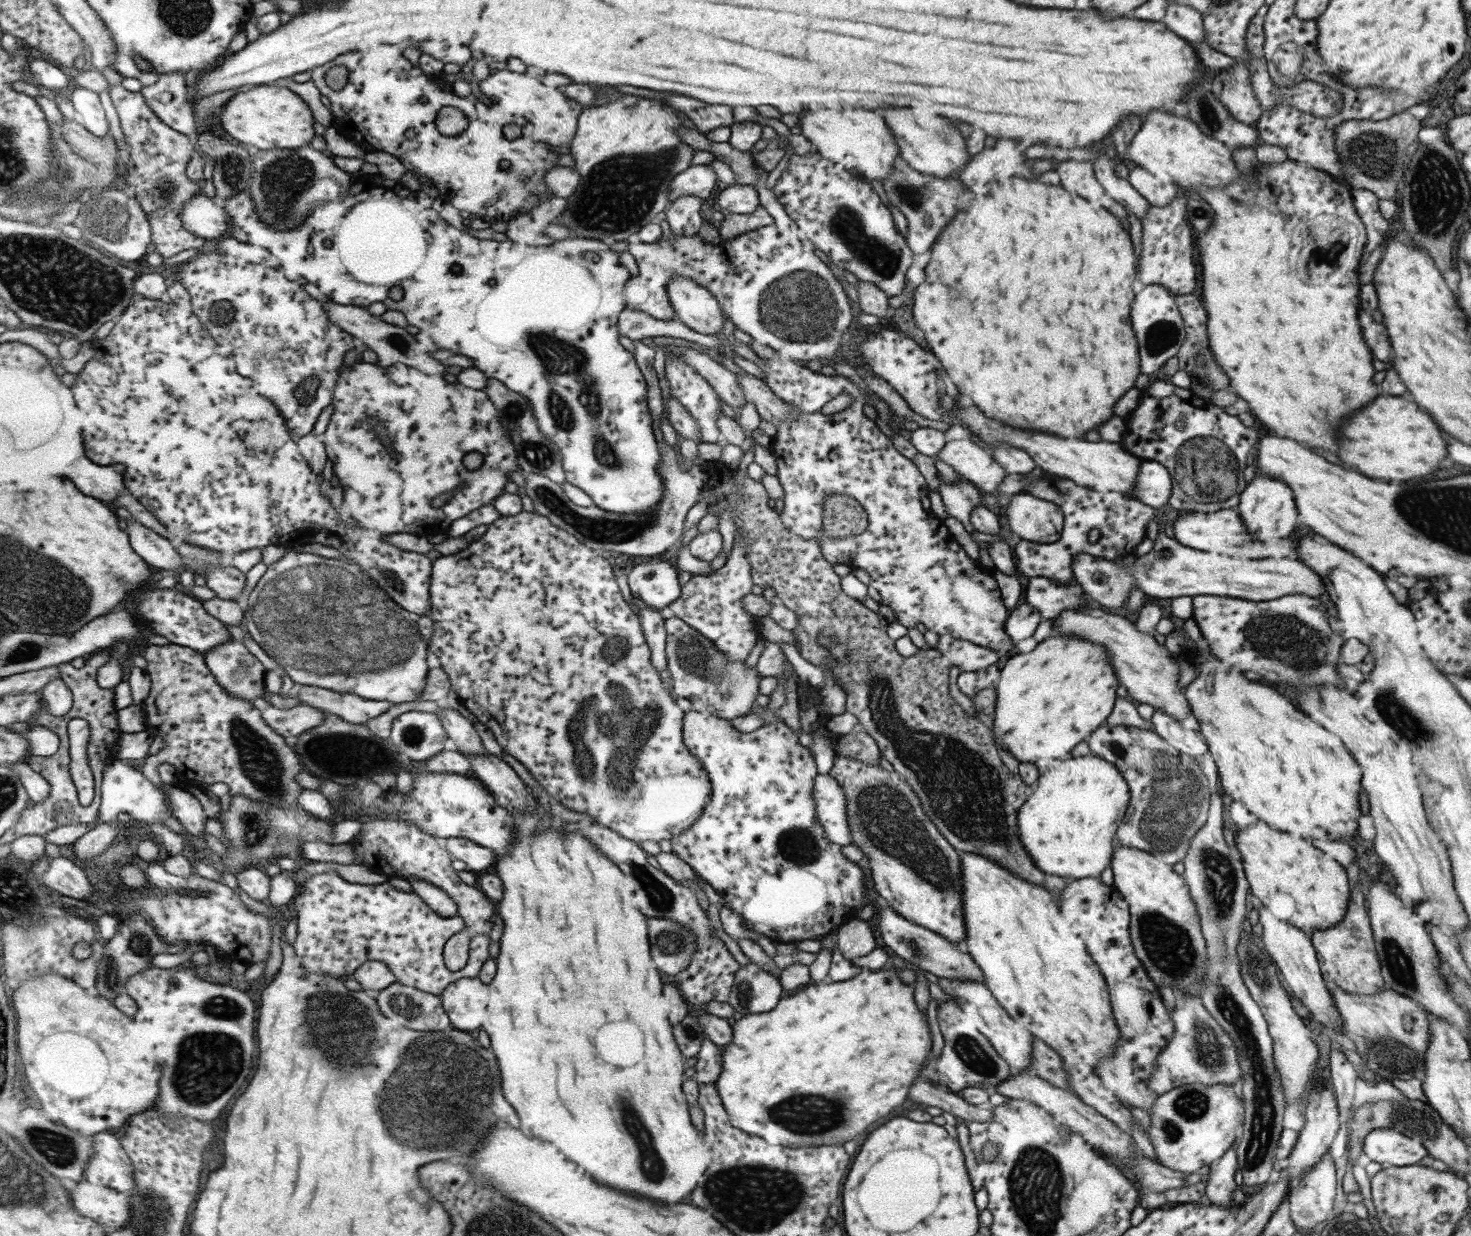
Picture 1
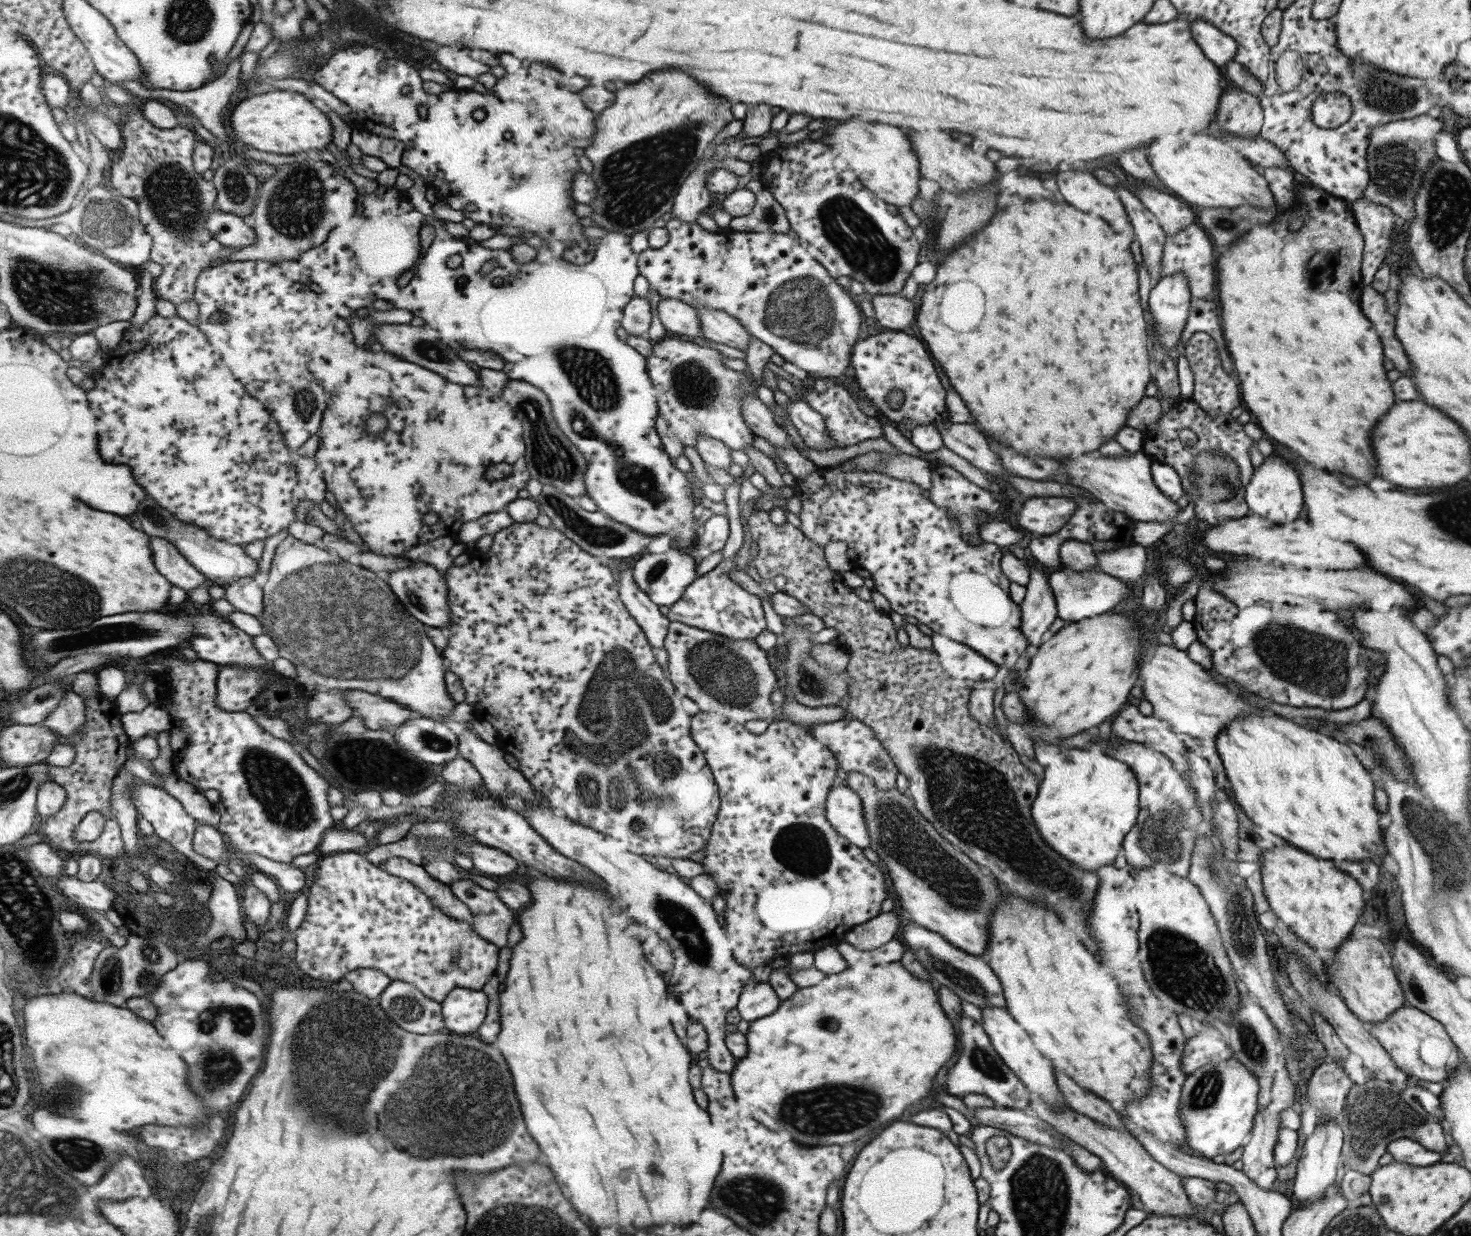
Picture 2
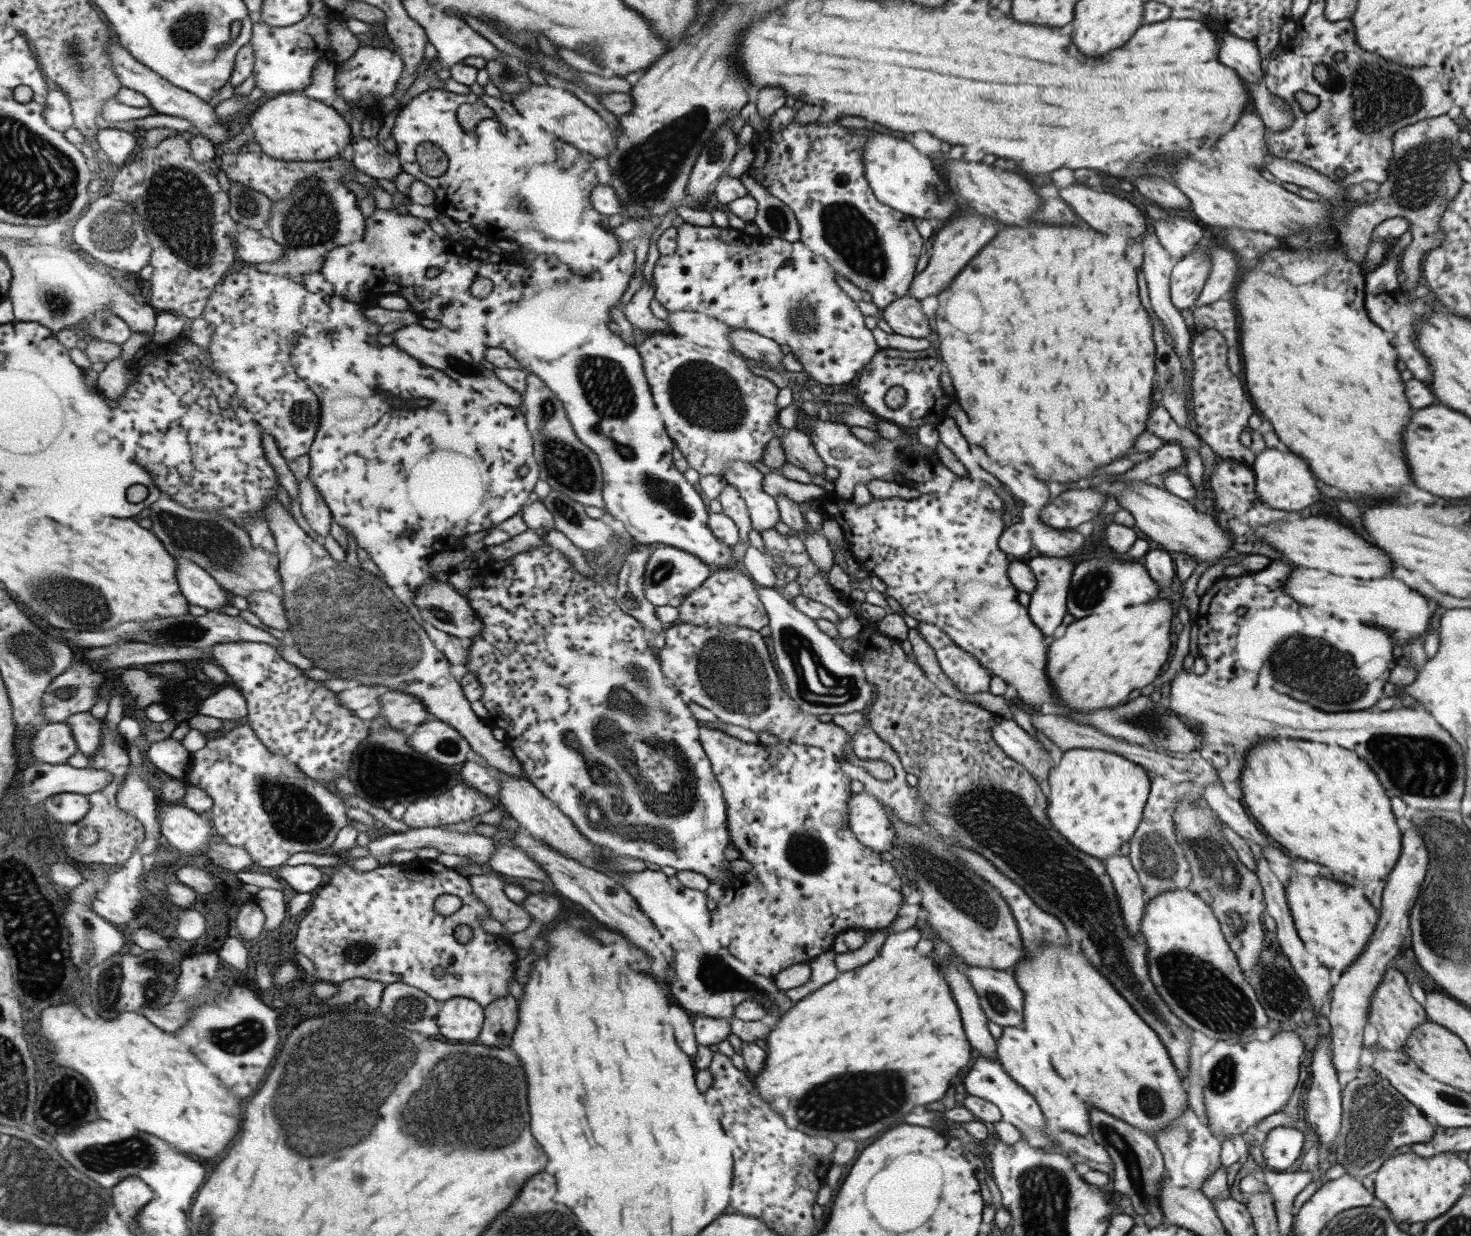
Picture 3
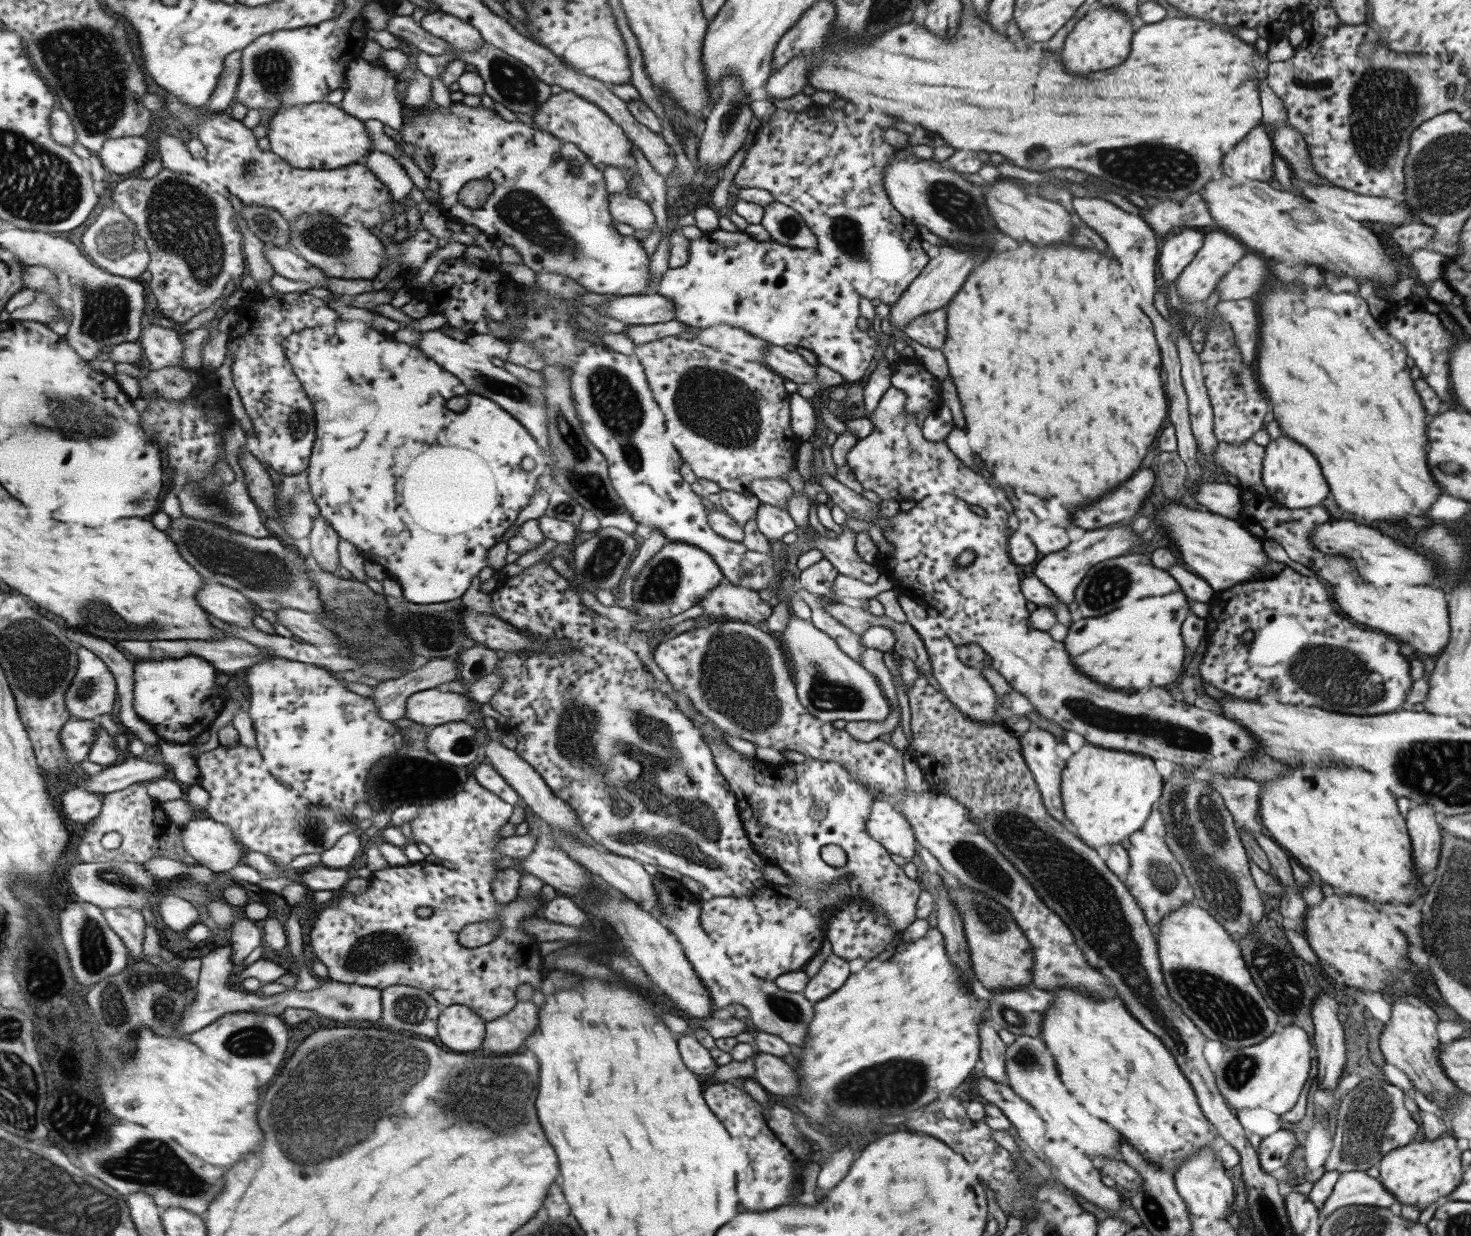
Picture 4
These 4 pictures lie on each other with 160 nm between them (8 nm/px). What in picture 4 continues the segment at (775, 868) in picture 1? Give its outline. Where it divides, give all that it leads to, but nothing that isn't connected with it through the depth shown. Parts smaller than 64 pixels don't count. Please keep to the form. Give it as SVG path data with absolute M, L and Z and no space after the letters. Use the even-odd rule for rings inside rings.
M707 741L706 745L712 753L712 759L716 764L716 769L724 776L724 779L729 785L729 790L736 796L737 810L740 813L742 827L744 828L746 836L749 838L749 845L753 847L753 850L759 854L759 856L762 856L762 858L767 860L769 865L777 866L777 868L780 868L787 876L789 876L789 878L791 878L790 884L781 885L770 883L768 885L770 891L761 892L757 895L738 896L736 899L728 896L716 896L701 903L699 917L701 928L709 935L709 938L715 944L723 948L727 953L727 956L737 966L746 969L757 978L768 981L773 981L777 976L785 974L786 972L803 970L805 964L809 962L809 959L820 949L820 945L824 940L824 935L826 935L825 932L827 931L827 921L830 917L830 912L833 912L834 908L838 908L840 904L844 904L846 900L852 900L854 896L860 896L862 900L868 900L870 904L874 904L874 906L880 908L880 912L888 918L888 922L890 922L892 928L896 928L897 931L902 931L916 919L915 903L918 899L918 894L924 887L924 884L918 880L911 881L909 878L905 877L903 869L900 866L895 865L895 863L889 859L889 853L875 840L872 840L871 836L865 832L865 823L869 816L869 805L876 796L868 787L853 780L848 776L848 772L840 764L834 763L833 761L818 761L817 759L806 757L806 759L801 763L787 762L771 766L758 761L755 756L746 756L745 754L741 754L731 747L724 745L723 743L718 743L717 741ZM825 844L835 844L835 846L839 846L839 848L843 850L846 856L846 861L843 866L827 866L827 864L819 858L821 846L825 846Z

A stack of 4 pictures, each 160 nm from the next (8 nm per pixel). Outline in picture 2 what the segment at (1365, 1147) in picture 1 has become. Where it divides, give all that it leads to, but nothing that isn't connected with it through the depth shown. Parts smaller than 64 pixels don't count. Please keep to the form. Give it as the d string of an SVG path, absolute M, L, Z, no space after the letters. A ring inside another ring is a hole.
M1400 1138L1387 1143L1386 1152L1391 1154L1395 1162L1404 1162L1411 1166L1427 1166L1439 1162L1439 1158L1447 1153L1449 1149L1441 1152L1431 1152L1425 1150L1423 1146L1414 1140Z

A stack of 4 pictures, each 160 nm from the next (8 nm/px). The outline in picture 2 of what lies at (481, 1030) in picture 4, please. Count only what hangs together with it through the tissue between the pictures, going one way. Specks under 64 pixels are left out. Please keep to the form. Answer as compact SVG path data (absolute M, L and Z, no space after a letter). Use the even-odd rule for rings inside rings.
M456 988L442 1002L447 1030L460 1035L478 1032L490 1007L488 993L472 988Z

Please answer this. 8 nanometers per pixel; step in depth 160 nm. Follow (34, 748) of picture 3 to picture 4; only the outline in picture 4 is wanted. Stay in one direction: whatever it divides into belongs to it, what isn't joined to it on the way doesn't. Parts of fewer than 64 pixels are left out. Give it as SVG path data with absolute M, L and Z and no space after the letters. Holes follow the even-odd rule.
M73 718L64 726L60 737L64 743L64 751L73 764L88 758L100 728L98 720L77 718Z

